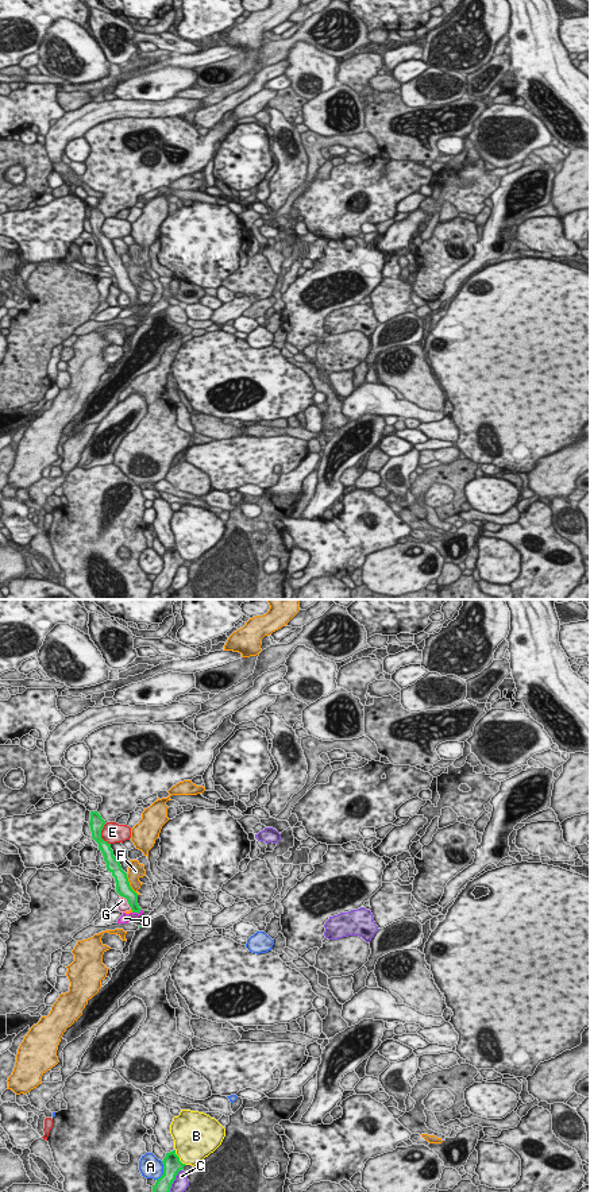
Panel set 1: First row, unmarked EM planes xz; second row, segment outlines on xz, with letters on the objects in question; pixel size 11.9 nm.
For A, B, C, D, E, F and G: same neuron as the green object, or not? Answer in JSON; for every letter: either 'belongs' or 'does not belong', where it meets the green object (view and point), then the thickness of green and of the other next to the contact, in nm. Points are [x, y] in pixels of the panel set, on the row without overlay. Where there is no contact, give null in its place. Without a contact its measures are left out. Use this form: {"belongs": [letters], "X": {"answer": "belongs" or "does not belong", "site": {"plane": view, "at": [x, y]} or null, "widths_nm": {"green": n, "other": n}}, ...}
{"belongs": [], "A": {"answer": "does not belong", "site": {"plane": "xz", "at": [164, 566]}, "widths_nm": {"green": 220, "other": 280}}, "B": {"answer": "does not belong", "site": {"plane": "xz", "at": [178, 554]}, "widths_nm": {"green": 220, "other": 440}}, "C": {"answer": "does not belong", "site": {"plane": "xz", "at": [173, 575]}, "widths_nm": {"green": 220, "other": 180}}, "D": {"answer": "does not belong", "site": {"plane": "xz", "at": [138, 308]}, "widths_nm": {"green": 140, "other": 120}}, "E": {"answer": "does not belong", "site": {"plane": "xz", "at": [100, 230]}, "widths_nm": {"green": 170, "other": 240}}, "F": {"answer": "does not belong", "site": {"plane": "xz", "at": [128, 280]}, "widths_nm": {"green": 180, "other": 190}}, "G": {"answer": "does not belong", "site": {"plane": "xz", "at": [127, 296]}, "widths_nm": {"green": 180, "other": 140}}}

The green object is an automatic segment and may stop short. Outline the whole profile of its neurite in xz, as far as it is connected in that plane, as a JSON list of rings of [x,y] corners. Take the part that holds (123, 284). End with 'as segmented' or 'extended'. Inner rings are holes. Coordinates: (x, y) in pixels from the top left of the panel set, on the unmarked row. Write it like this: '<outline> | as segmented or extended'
[[[90,207],[90,227],[92,234],[99,239],[99,246],[104,251],[104,256],[107,258],[107,266],[112,269],[116,277],[116,288],[126,293],[132,308],[140,308],[140,302],[138,300],[138,289],[131,283],[127,269],[122,265],[120,256],[113,251],[113,246],[111,244],[111,239],[101,234],[101,225],[105,220],[105,216],[97,207]]] | as segmented

